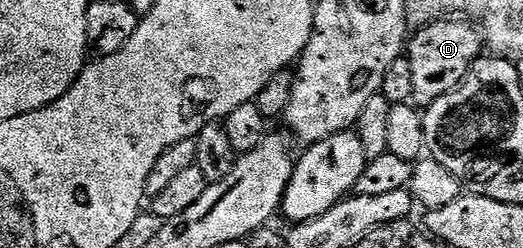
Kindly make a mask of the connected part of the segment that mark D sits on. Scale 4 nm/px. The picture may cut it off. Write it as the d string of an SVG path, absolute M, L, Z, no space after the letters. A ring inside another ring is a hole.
M441 20L421 26L411 35L406 46L406 56L414 75L414 102L426 108L438 96L459 86L468 77L468 70L481 57L482 34L471 21Z

